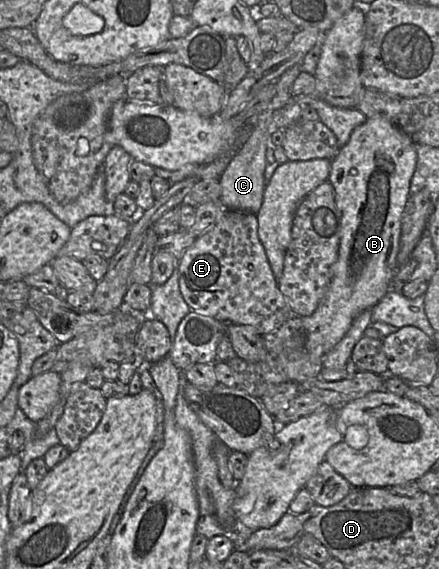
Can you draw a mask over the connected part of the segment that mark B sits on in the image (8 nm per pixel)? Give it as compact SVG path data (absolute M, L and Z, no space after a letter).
M374 116L354 129L348 143L331 161L328 180L335 190L335 201L341 212L341 236L338 259L332 267L329 287L312 315L301 318L309 352L325 356L347 333L353 320L362 311L373 308L392 288L397 272L397 255L401 218L417 161L412 140L388 119Z

